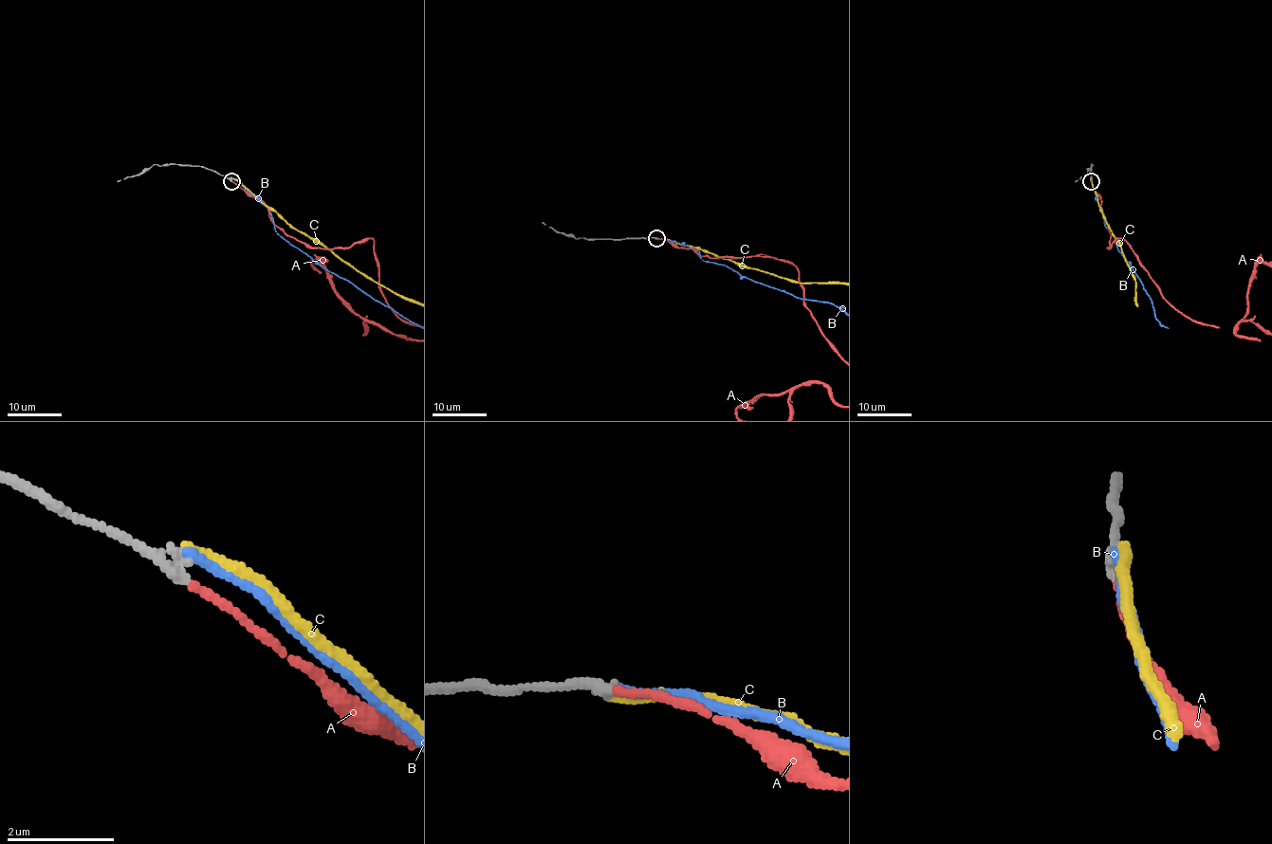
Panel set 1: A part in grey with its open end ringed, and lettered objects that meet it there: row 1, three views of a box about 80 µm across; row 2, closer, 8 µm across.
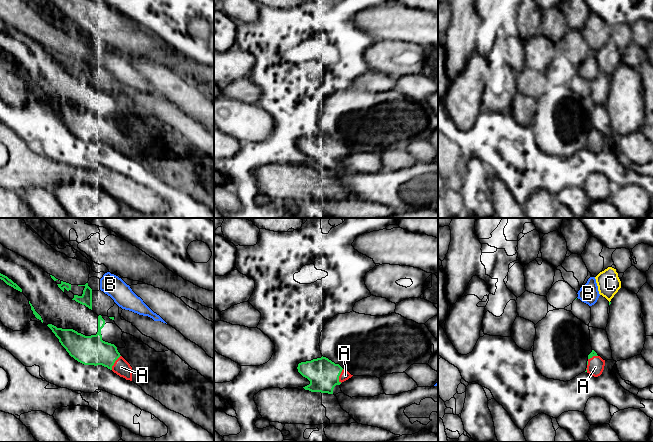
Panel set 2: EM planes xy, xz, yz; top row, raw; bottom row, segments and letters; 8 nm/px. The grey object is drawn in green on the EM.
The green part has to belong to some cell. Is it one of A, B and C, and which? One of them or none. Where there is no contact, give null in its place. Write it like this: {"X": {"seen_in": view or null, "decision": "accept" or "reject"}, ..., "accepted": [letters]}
{"A": {"seen_in": "xz", "decision": "accept"}, "B": {"seen_in": null, "decision": "reject"}, "C": {"seen_in": null, "decision": "reject"}, "accepted": ["A"]}

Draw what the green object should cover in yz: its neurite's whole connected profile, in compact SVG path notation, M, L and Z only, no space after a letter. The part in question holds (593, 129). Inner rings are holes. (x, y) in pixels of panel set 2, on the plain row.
M592 126L588 131L587 144L586 147L594 153L598 153L602 150L605 142L605 136L603 136L597 129Z

